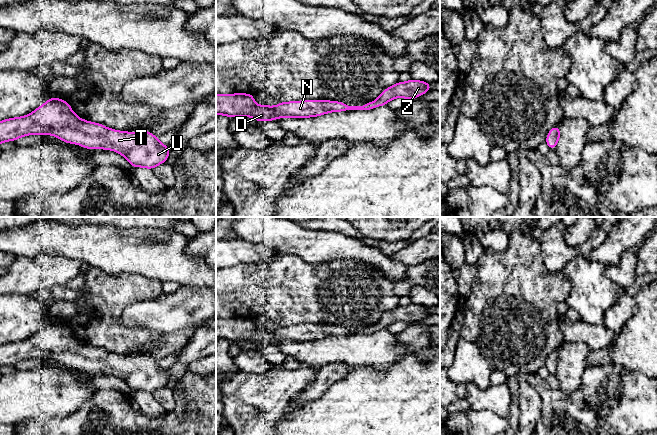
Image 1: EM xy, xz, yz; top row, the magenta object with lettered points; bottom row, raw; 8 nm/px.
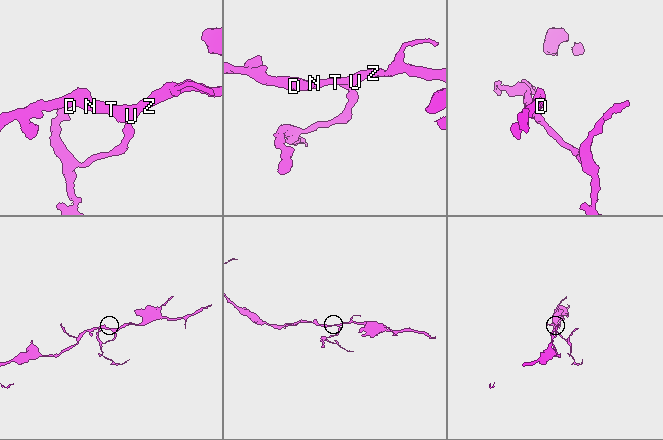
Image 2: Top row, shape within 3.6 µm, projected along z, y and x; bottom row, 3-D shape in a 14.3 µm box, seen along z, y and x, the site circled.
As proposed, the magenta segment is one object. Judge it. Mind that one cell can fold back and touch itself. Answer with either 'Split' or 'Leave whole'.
Leave whole

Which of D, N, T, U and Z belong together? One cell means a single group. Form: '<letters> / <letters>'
D N T U Z

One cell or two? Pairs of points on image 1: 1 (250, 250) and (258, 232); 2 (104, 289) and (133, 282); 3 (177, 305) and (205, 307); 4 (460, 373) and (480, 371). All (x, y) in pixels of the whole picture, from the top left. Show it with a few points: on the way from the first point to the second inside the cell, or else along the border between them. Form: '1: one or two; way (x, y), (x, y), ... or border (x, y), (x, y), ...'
1: two; border (238, 237), (247, 241), (268, 244), (276, 251)
2: one; way (111, 289), (126, 289)
3: one; way (184, 306), (198, 306)
4: one; way (465, 371), (475, 371)

